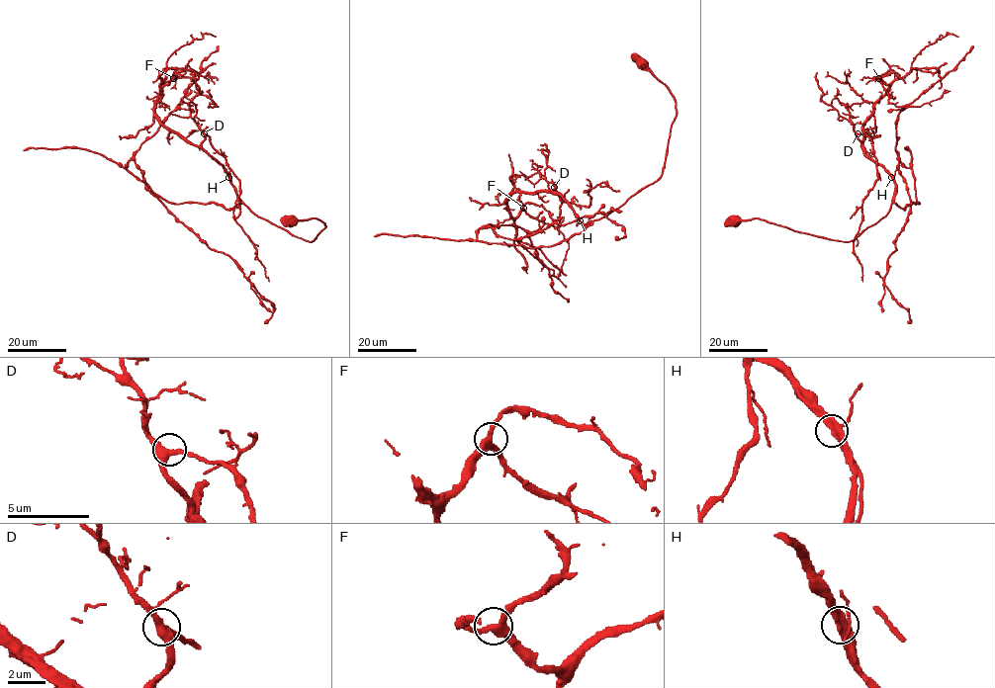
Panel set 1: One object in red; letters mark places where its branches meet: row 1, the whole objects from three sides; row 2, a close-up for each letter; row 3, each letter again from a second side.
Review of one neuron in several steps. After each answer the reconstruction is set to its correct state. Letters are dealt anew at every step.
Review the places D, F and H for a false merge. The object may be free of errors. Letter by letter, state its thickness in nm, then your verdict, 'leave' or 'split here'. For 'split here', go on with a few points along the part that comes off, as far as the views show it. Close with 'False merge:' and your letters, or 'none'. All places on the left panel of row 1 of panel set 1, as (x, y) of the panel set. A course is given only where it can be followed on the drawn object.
D: 400 nm | leave
F: 360 nm | leave
H: 360 nm | leave
False merge: none

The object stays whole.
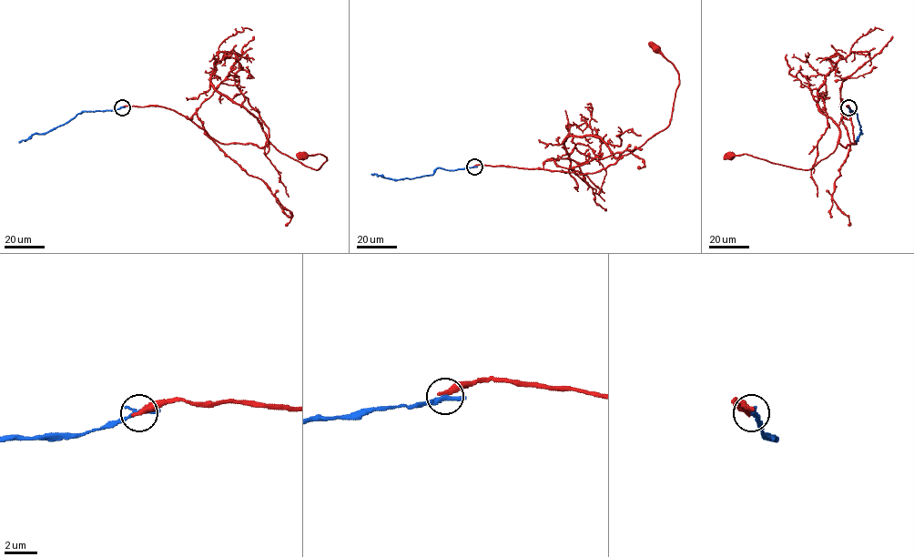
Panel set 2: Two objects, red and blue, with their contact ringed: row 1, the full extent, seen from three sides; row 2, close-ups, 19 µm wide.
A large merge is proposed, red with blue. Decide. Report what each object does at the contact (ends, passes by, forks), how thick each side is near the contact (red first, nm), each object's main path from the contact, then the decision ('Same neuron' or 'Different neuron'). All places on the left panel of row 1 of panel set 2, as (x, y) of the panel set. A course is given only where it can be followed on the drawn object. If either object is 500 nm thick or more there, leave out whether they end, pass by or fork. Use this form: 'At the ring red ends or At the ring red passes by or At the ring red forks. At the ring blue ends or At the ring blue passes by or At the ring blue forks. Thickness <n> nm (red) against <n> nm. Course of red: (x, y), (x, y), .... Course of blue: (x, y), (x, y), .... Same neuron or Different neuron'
At the ring red ends. At the ring blue ends. Thickness 360 nm (red) against 320 nm. Course of red: (122, 106), (164, 106), (220, 143), (270, 143), (317, 170), (327, 160), (303, 156). Course of blue: (122, 107), (82, 111), (63, 124), (45, 133), (33, 134), (19, 143). Different neuron

